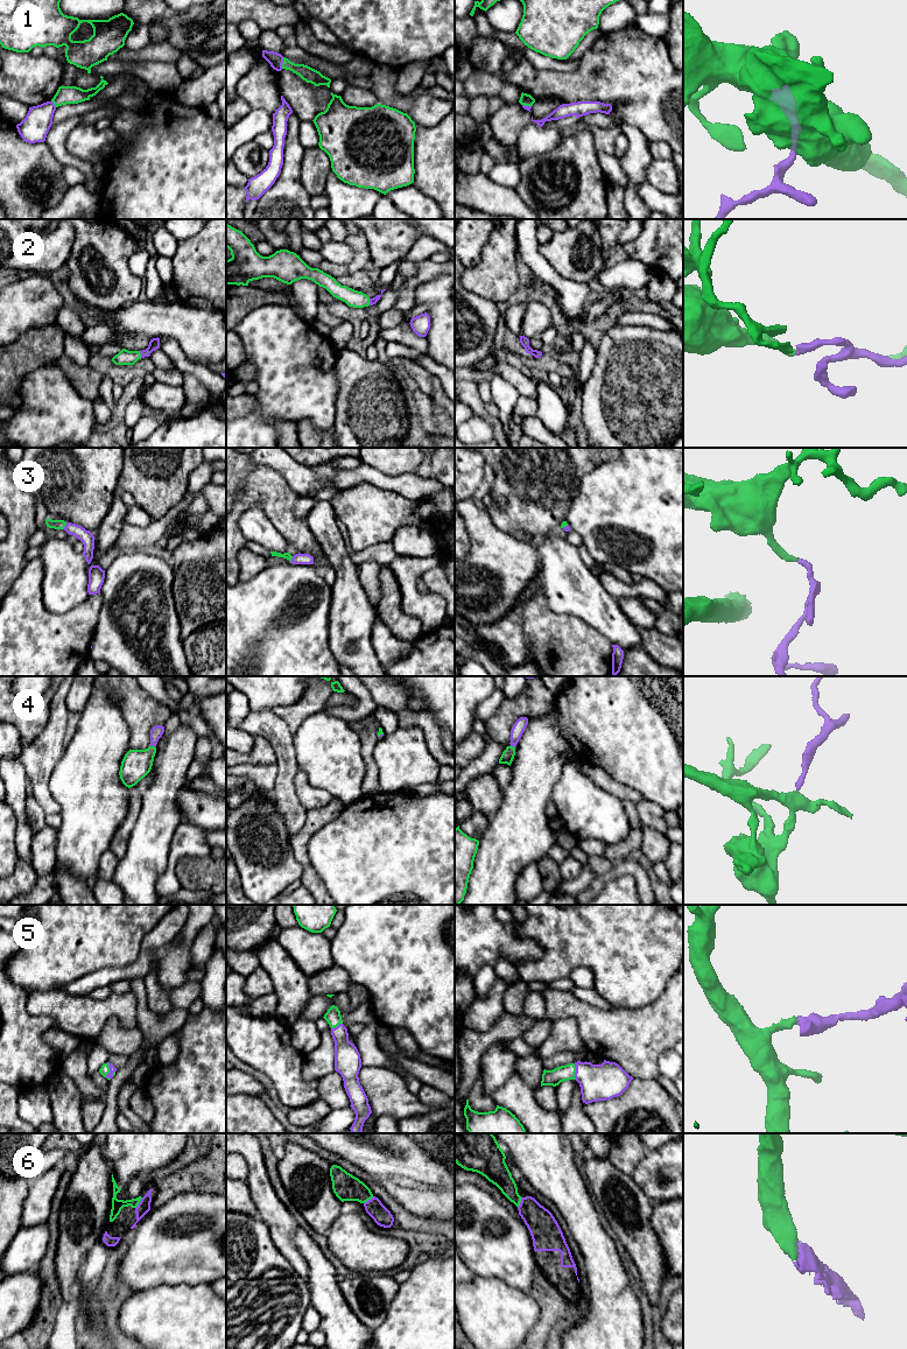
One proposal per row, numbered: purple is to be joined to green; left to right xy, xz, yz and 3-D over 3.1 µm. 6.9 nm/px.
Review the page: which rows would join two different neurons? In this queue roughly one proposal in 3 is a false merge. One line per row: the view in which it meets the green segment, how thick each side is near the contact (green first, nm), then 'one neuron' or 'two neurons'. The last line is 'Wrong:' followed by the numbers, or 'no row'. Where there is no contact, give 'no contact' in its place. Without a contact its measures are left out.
1: meets green in xz; 100 nm thick on the green side, 100 nm on the other; two neurons
2: meets green in xy; 110 nm thick on the green side, 80 nm on the other; one neuron
3: meets green in xy; 60 nm thick on the green side, 90 nm on the other; one neuron
4: meets green in xy; 200 nm thick on the green side, 90 nm on the other; one neuron
5: meets green in xy; 70 nm thick on the green side, 50 nm on the other; one neuron
6: meets green in xy; 80 nm thick on the green side, 90 nm on the other; one neuron
Wrong: 1

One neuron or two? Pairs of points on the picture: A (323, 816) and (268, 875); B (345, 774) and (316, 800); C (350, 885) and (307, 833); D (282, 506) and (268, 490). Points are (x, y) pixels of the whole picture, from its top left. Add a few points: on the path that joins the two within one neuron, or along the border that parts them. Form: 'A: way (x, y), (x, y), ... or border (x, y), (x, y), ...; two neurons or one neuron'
A: border (289, 836), (292, 854), (301, 865), (302, 875); two neurons
B: border (304, 773), (311, 785), (325, 789), (334, 798); two neurons
C: border (332, 820), (310, 837), (310, 864); two neurons
D: way (279, 503), (272, 493); one neuron

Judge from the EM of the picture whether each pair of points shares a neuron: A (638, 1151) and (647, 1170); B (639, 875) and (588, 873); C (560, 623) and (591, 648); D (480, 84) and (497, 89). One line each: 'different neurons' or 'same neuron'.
A: different neurons
B: different neurons
C: same neuron
D: same neuron

